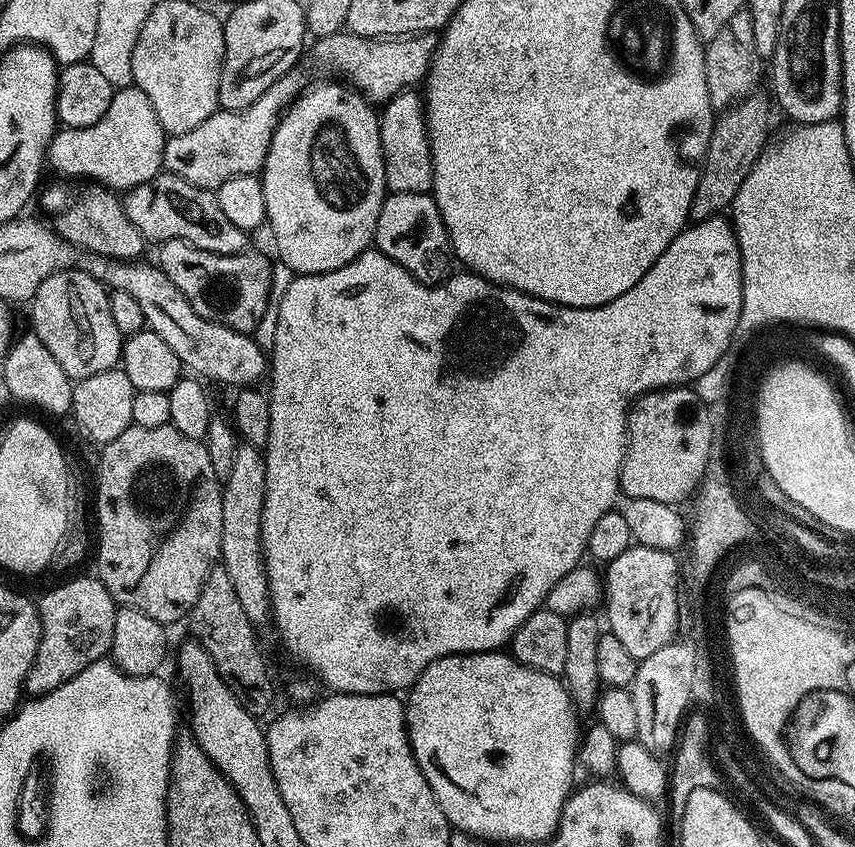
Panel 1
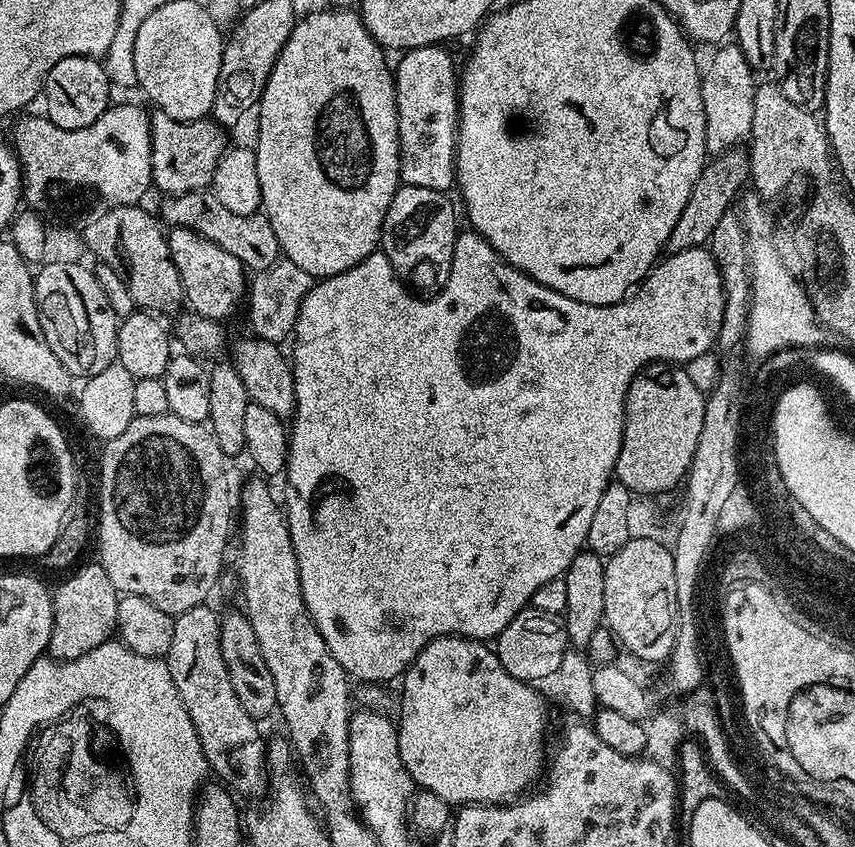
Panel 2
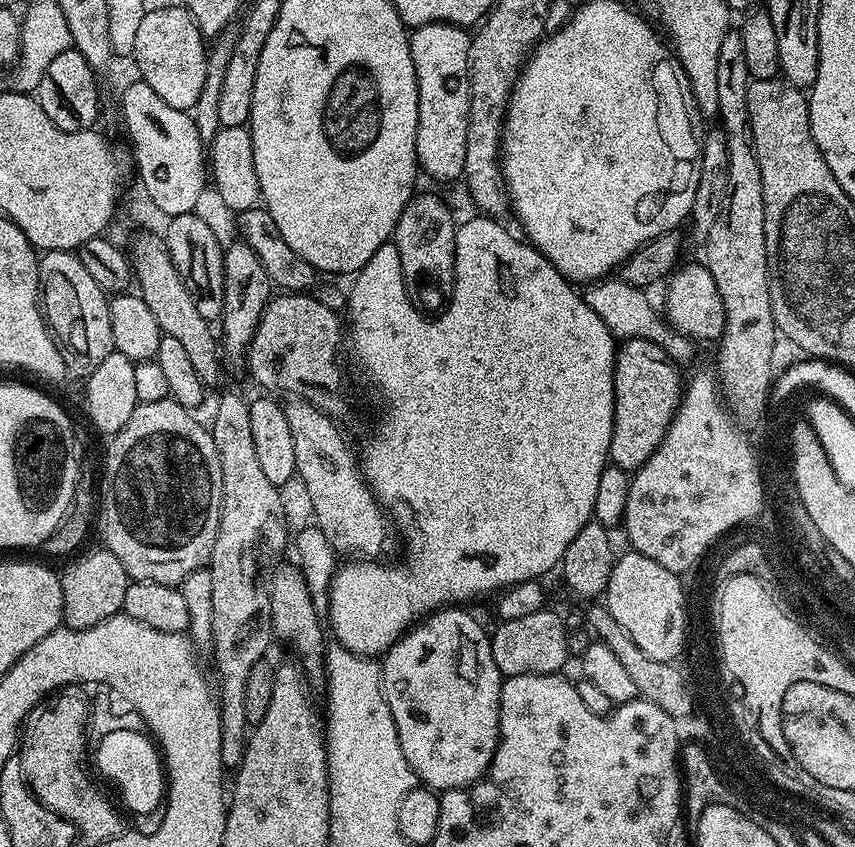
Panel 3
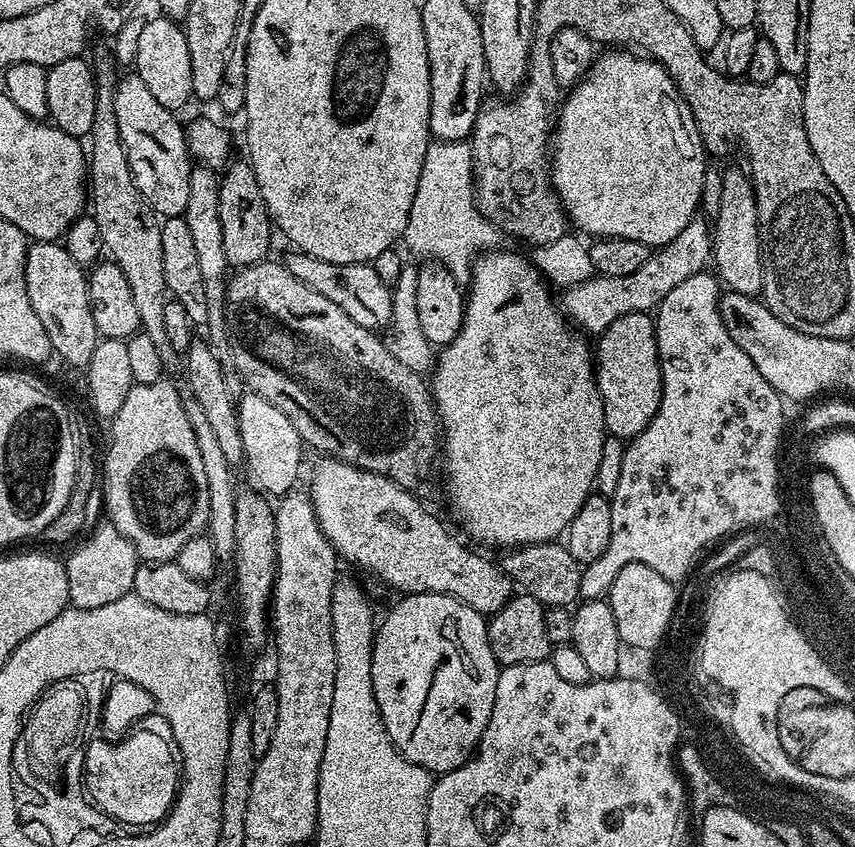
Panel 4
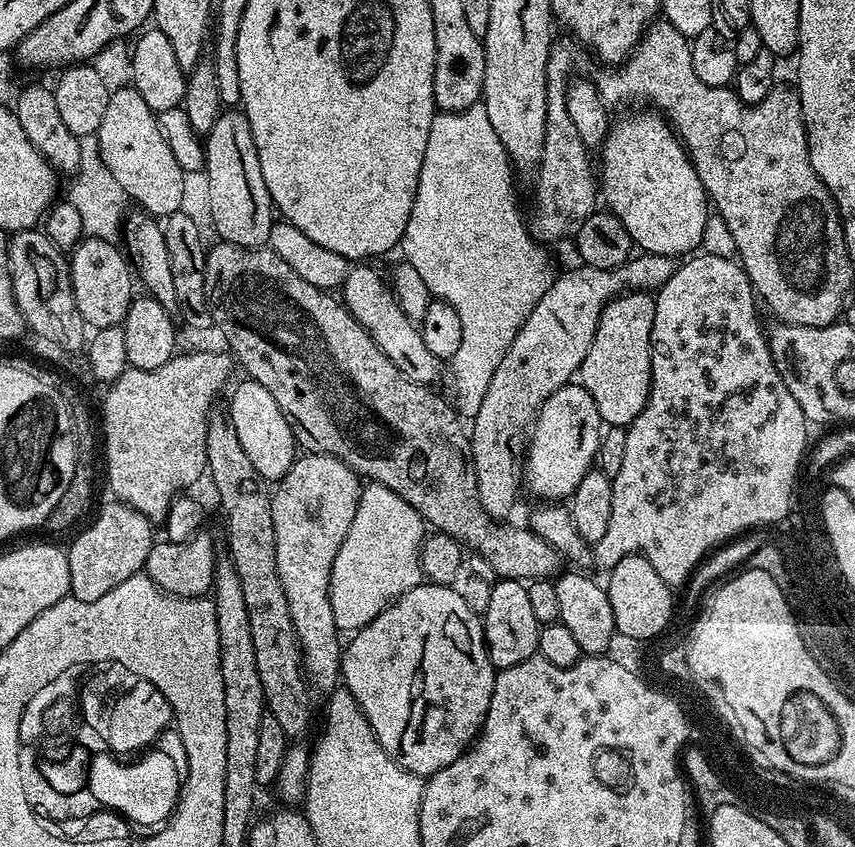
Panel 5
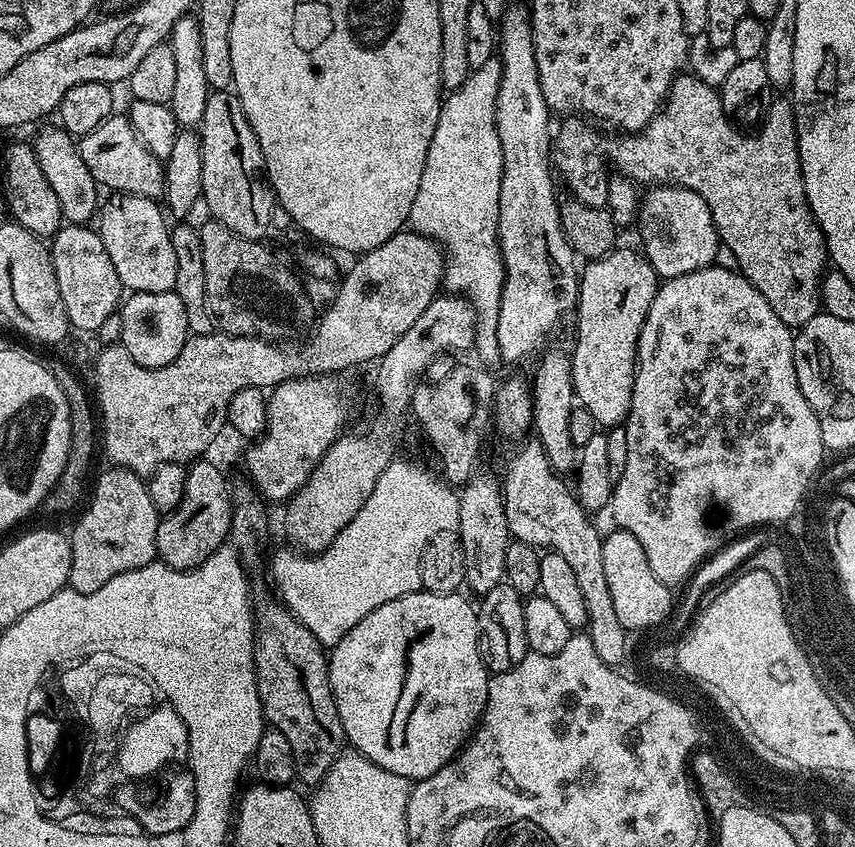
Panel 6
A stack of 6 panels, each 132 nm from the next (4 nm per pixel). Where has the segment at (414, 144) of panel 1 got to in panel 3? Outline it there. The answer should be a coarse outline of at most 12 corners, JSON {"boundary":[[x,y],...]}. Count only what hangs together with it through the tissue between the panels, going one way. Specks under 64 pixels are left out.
{"boundary":[[411,29],[416,162],[459,181],[470,114],[472,36]]}

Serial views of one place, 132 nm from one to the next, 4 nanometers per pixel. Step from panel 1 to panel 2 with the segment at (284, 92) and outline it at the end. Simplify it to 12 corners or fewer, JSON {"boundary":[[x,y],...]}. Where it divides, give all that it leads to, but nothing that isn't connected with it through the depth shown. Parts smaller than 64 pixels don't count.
{"boundary":[[151,113],[152,183],[204,190],[224,157],[225,129]]}

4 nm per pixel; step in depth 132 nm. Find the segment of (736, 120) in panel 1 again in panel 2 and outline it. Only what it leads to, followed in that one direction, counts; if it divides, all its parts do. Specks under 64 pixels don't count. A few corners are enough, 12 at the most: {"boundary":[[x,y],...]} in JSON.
{"boundary":[[743,147],[709,159],[669,253],[705,247],[750,180]]}

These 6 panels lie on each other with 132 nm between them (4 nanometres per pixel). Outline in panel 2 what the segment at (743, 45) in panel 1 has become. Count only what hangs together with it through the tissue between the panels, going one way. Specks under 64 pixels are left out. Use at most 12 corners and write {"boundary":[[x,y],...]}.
{"boundary":[[735,42],[703,65],[704,150],[751,137],[758,76]]}

